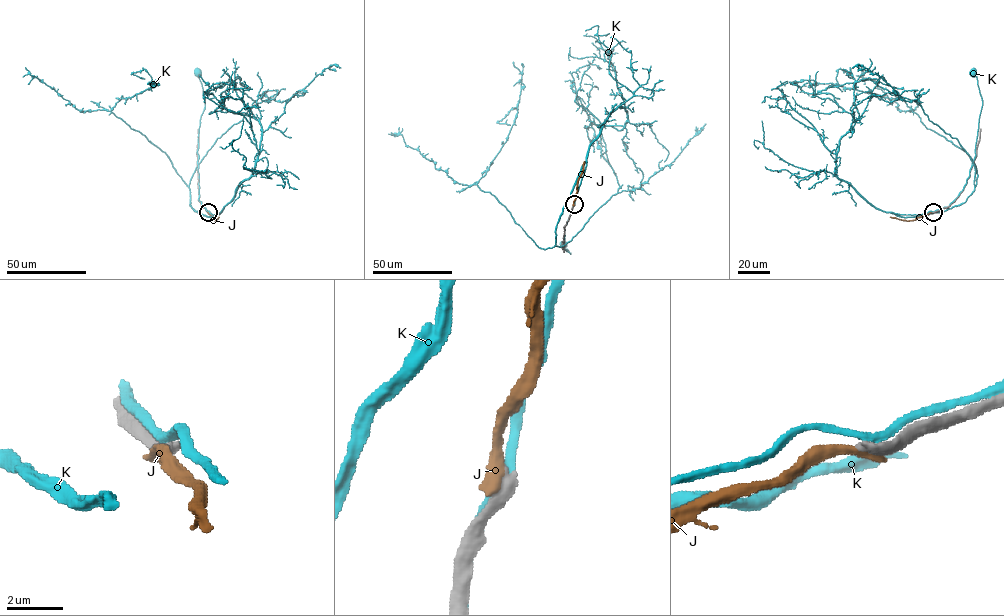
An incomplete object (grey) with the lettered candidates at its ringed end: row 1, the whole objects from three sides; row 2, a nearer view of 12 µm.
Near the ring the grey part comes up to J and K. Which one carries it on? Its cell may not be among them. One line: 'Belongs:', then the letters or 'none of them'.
Belongs: none of them

